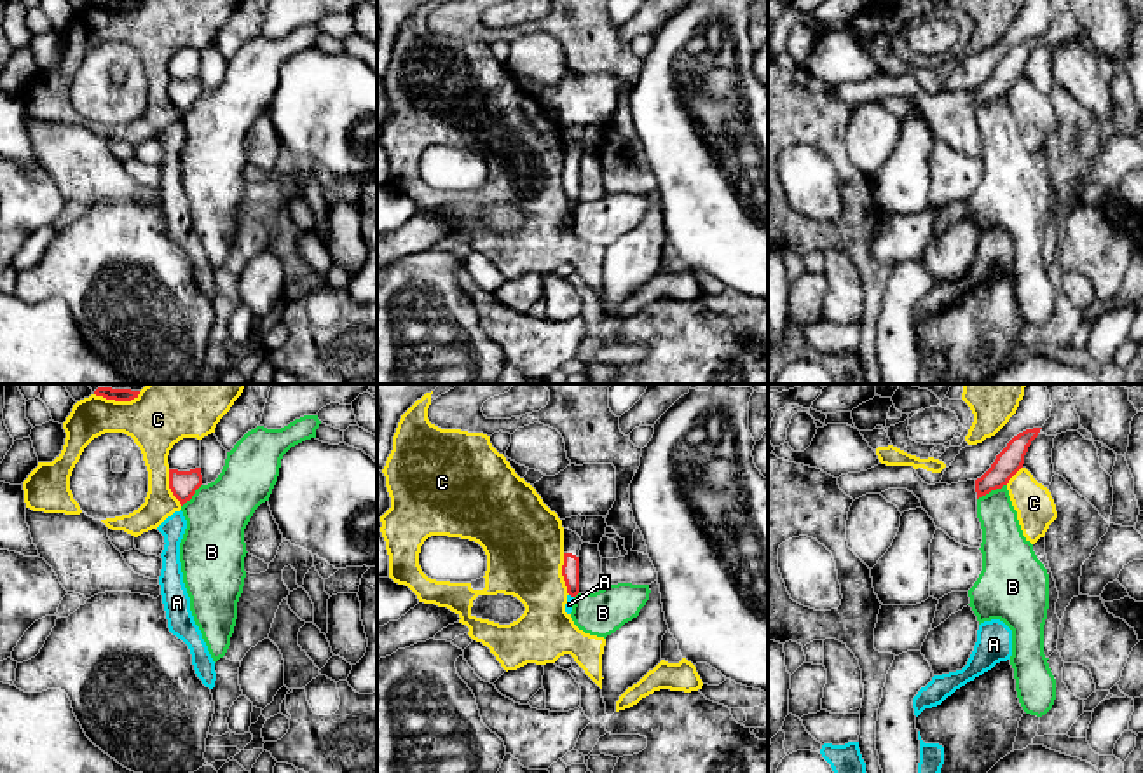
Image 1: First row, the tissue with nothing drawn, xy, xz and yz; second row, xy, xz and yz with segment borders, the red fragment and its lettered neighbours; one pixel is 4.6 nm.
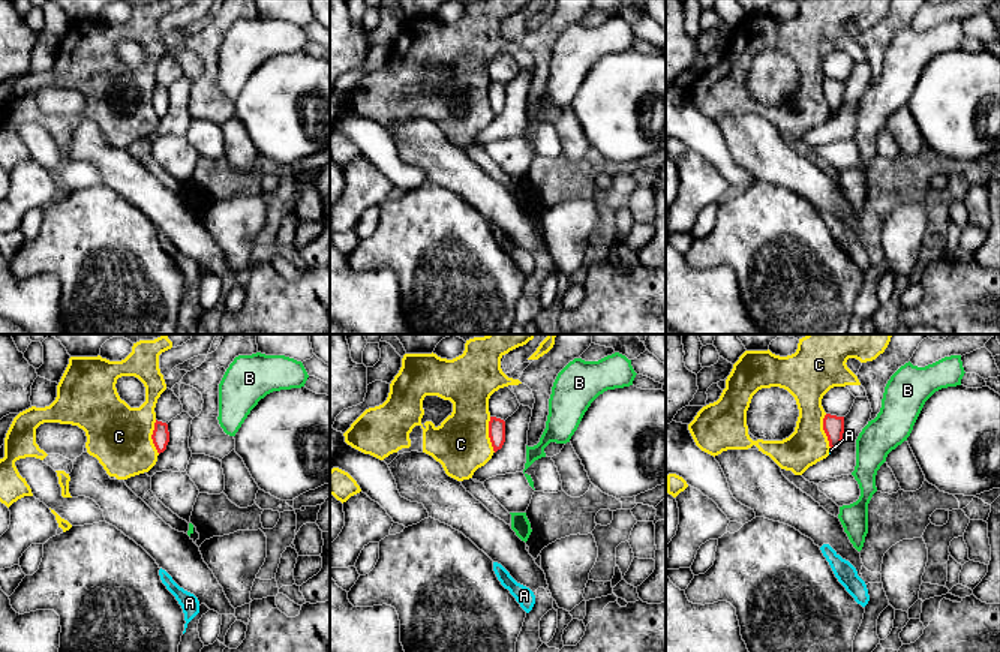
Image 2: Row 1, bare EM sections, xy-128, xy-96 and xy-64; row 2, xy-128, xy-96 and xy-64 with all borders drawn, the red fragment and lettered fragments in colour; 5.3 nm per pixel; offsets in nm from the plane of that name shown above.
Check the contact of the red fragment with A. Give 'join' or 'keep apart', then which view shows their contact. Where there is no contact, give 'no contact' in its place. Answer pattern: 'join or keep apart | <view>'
keep apart | xz

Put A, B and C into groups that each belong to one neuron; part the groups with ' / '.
A / B / C

